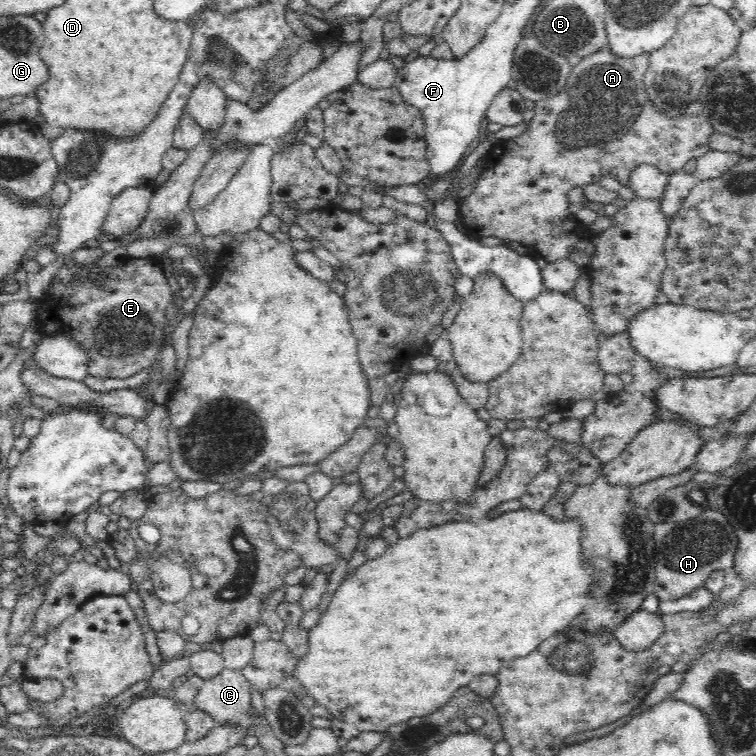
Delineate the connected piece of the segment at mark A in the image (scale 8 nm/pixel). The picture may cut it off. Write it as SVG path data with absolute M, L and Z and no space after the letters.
M605 47L591 56L582 57L582 60L572 68L572 72L570 72L570 76L566 80L566 88L564 90L550 95L548 98L532 102L535 114L529 123L527 132L521 133L516 139L500 140L488 149L488 153L483 158L481 174L475 180L475 185L471 192L467 196L459 197L456 200L459 210L459 225L466 232L483 241L491 237L501 239L502 241L516 240L516 242L527 246L531 250L531 253L535 253L535 257L543 257L548 263L556 262L564 258L568 259L568 256L576 250L592 258L596 256L596 245L594 245L593 240L596 233L592 232L588 225L585 225L574 217L574 210L572 210L570 200L568 199L568 192L574 186L584 186L599 182L602 178L601 166L597 161L600 157L600 150L602 150L604 145L624 136L628 132L628 129L636 122L638 116L640 116L642 100L646 98L644 95L646 90L644 78L649 68L650 56L651 52L644 52L644 54L636 56L636 58L621 58L614 54L614 52L611 52L609 47Z

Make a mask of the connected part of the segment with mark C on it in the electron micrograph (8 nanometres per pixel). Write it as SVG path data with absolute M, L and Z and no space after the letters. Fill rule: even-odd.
M225 668L214 678L203 682L200 692L194 699L191 709L200 710L209 714L216 725L238 728L242 720L248 718L248 712L252 708L252 687L241 670Z

